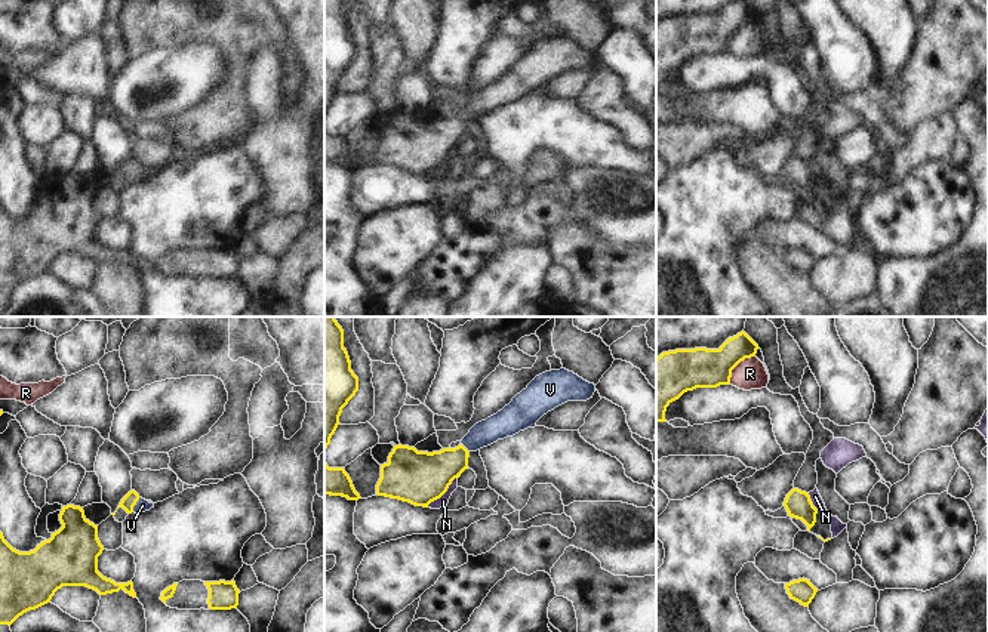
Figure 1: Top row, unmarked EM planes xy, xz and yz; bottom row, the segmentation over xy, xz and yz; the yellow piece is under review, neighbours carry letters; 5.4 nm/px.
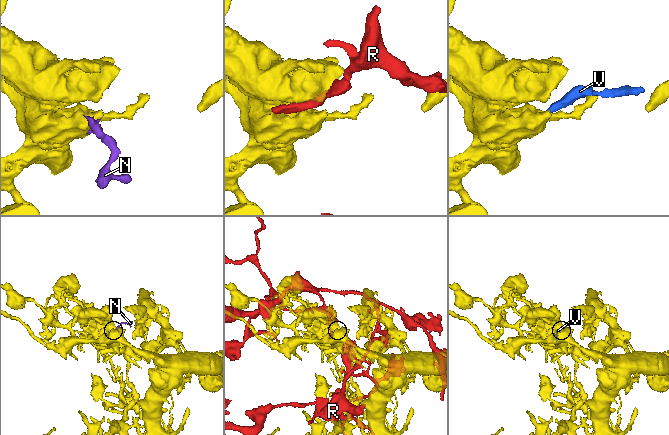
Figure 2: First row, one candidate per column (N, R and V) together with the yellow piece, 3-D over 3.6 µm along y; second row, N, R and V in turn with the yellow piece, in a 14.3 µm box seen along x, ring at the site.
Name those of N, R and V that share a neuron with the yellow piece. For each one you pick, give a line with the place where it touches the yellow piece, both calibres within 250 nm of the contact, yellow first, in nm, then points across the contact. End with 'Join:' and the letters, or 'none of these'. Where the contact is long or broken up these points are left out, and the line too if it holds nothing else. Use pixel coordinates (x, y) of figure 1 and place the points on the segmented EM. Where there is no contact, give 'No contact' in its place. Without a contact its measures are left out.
V: Touches yellow at xy (135, 503). Thickness 80 nm (yellow) against 70 nm. Path across: xy (129, 501), (135, 503), (142, 505)
Join: V.

